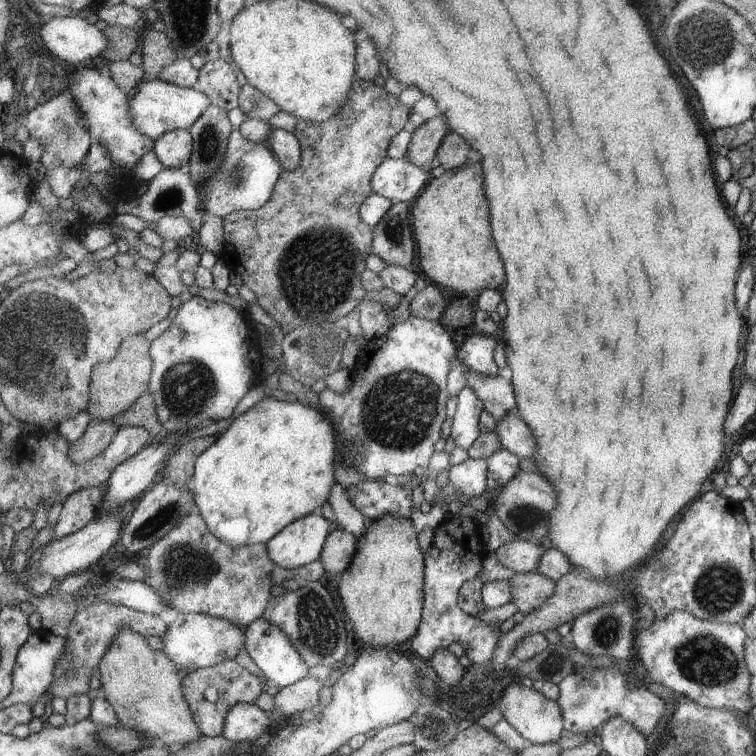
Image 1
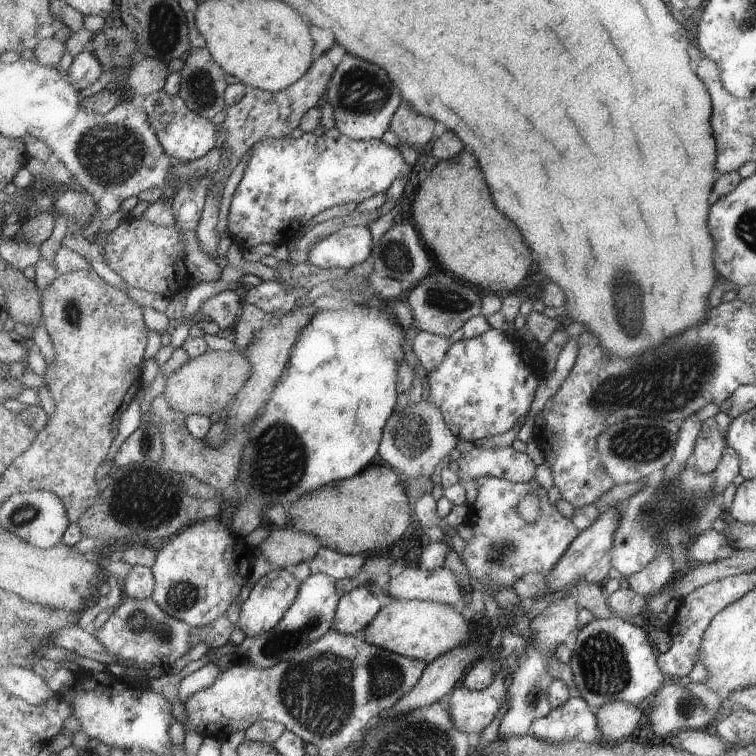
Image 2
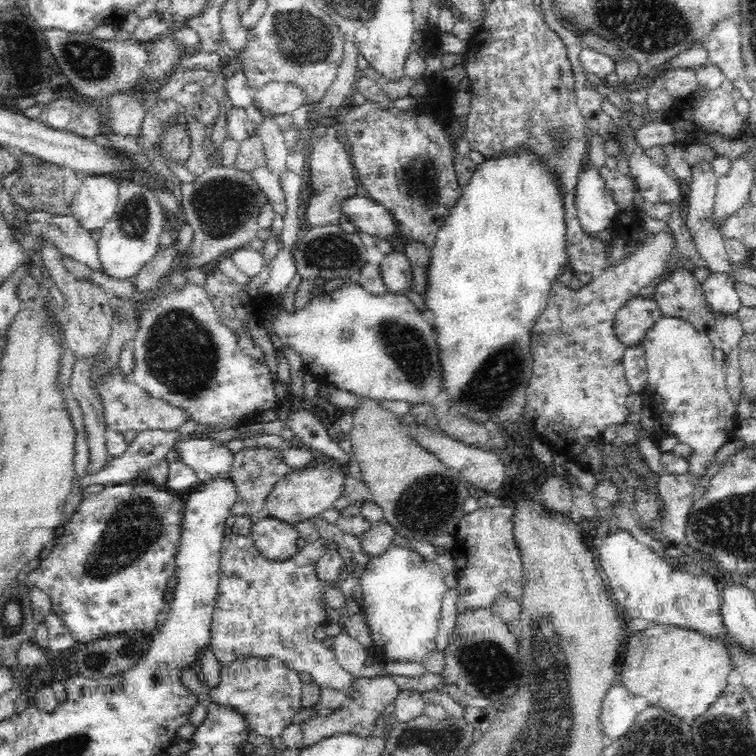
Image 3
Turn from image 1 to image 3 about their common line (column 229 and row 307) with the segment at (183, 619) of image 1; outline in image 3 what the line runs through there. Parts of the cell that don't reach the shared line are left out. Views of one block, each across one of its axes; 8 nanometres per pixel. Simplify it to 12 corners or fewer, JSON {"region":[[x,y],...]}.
{"region":[[636,296],[620,306],[615,333],[640,345],[662,316],[656,299]]}

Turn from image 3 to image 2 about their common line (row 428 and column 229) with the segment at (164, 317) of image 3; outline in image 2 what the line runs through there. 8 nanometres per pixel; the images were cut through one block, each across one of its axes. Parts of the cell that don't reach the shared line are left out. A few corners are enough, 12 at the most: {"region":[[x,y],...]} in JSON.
{"region":[[263,139],[232,195],[244,251],[385,194],[409,167],[383,139]]}

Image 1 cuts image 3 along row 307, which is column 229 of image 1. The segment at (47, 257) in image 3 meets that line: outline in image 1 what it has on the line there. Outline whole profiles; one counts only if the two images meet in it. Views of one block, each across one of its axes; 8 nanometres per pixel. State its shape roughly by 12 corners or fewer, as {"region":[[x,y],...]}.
{"region":[[223,59],[208,61],[194,86],[226,111],[239,107],[242,87]]}

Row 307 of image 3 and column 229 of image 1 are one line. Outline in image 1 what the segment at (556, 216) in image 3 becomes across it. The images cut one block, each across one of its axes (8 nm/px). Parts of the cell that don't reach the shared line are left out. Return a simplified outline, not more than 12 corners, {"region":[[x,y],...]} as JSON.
{"region":[[265,397],[195,464],[213,534],[268,542],[329,500],[331,419]]}

